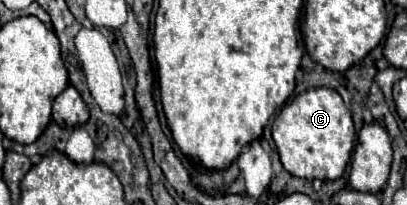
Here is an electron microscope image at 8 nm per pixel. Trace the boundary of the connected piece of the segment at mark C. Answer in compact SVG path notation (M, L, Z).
M311 88L287 102L273 122L273 140L285 170L305 180L337 180L351 160L355 126L341 96L331 88Z

